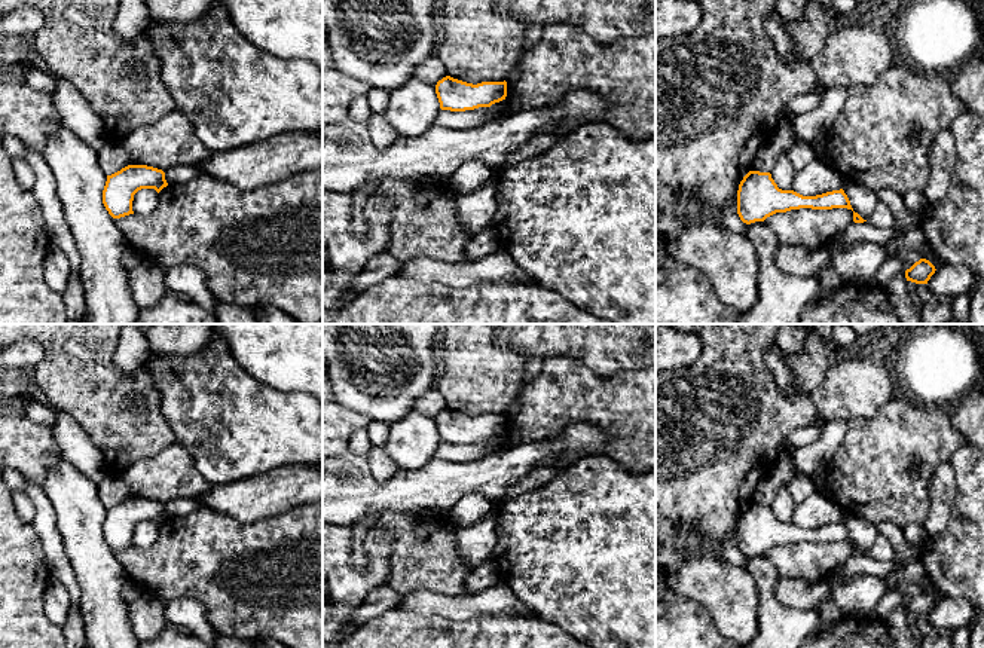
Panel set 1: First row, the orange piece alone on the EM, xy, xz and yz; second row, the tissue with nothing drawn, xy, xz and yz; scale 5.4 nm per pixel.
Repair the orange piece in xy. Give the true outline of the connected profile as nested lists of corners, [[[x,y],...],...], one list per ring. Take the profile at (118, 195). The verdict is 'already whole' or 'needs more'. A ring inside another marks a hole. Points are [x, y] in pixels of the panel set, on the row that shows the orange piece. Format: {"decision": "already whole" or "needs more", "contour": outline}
{"decision": "already whole", "contour": [[[128,165],[107,175],[103,204],[113,218],[120,218],[134,214],[132,201],[138,190],[155,189],[159,193],[166,186],[162,169],[147,165]]]}

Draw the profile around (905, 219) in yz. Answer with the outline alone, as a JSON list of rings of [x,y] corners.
[[[883,189],[875,192],[878,202],[890,208],[895,216],[895,226],[901,233],[919,227],[920,214],[916,210],[908,210],[904,204],[904,196],[895,190]]]

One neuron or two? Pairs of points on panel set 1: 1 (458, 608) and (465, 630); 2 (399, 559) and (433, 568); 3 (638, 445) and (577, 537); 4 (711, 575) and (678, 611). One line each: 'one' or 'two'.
1: two
2: one
3: two
4: two

